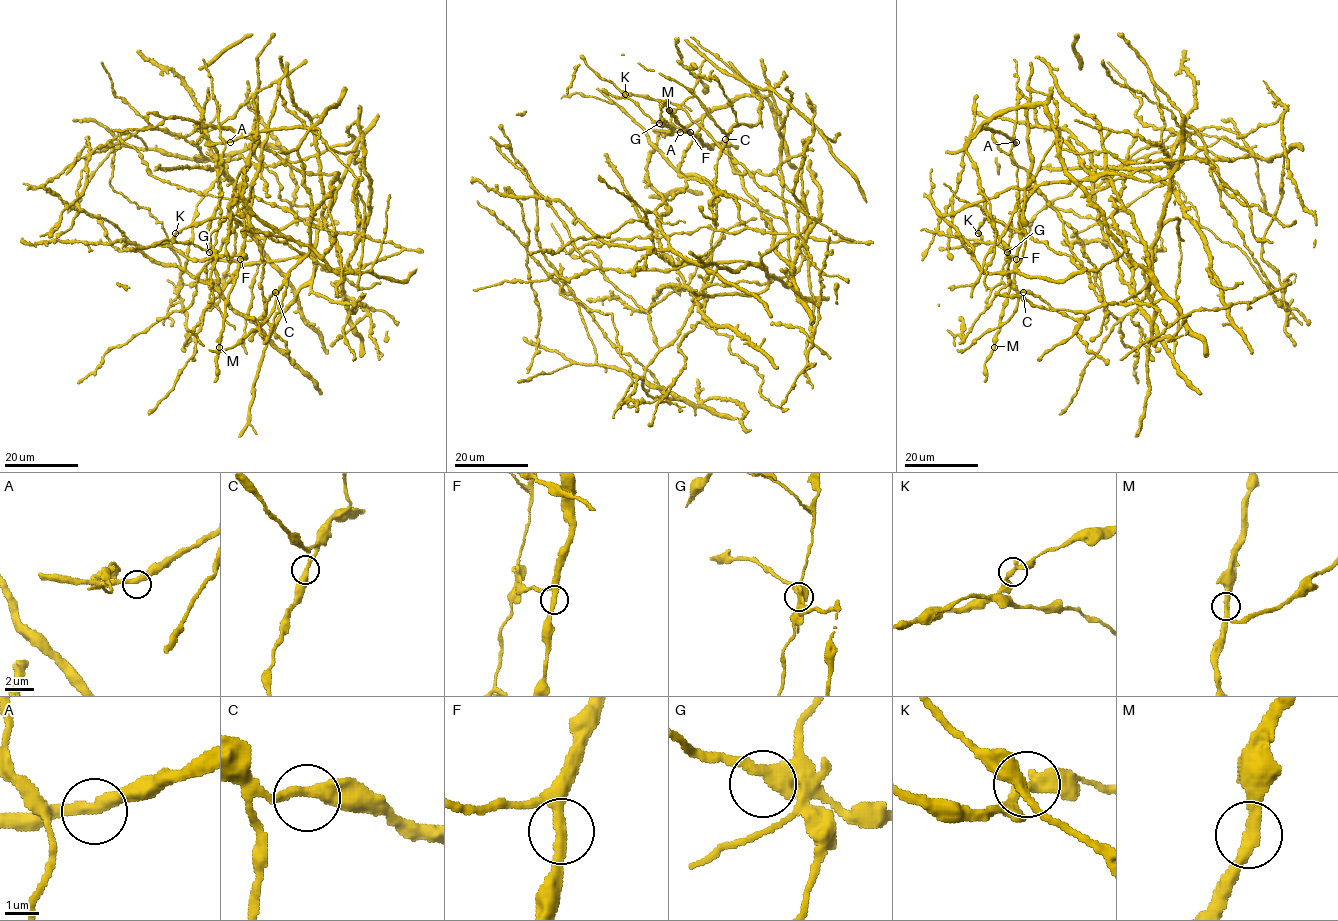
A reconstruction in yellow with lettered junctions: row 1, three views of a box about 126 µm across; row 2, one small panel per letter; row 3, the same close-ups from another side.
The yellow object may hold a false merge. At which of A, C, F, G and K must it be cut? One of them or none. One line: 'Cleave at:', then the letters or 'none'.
Cleave at: none

